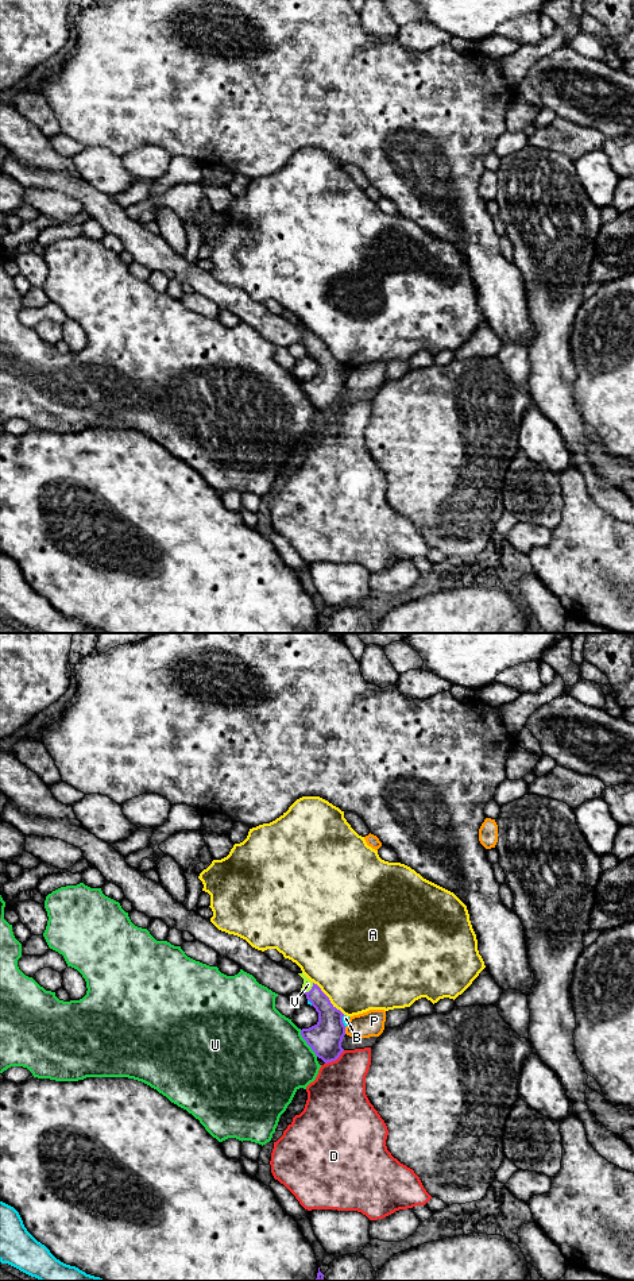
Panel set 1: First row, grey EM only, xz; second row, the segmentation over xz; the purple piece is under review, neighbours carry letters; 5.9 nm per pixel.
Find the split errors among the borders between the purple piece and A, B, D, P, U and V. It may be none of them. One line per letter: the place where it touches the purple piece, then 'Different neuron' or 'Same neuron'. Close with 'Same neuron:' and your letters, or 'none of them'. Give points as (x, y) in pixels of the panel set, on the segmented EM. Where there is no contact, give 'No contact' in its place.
A: Touches purple at xz (328, 999). Different neuron
B: Touches purple at xz (341, 1021). Different neuron
D: Touches purple at xz (335, 1060). Different neuron
P: Touches purple at xz (344, 1030). Different neuron
U: Touches purple at xz (306, 1042). Different neuron
V: Touches purple at xz (312, 988). Same neuron
Same neuron: V

